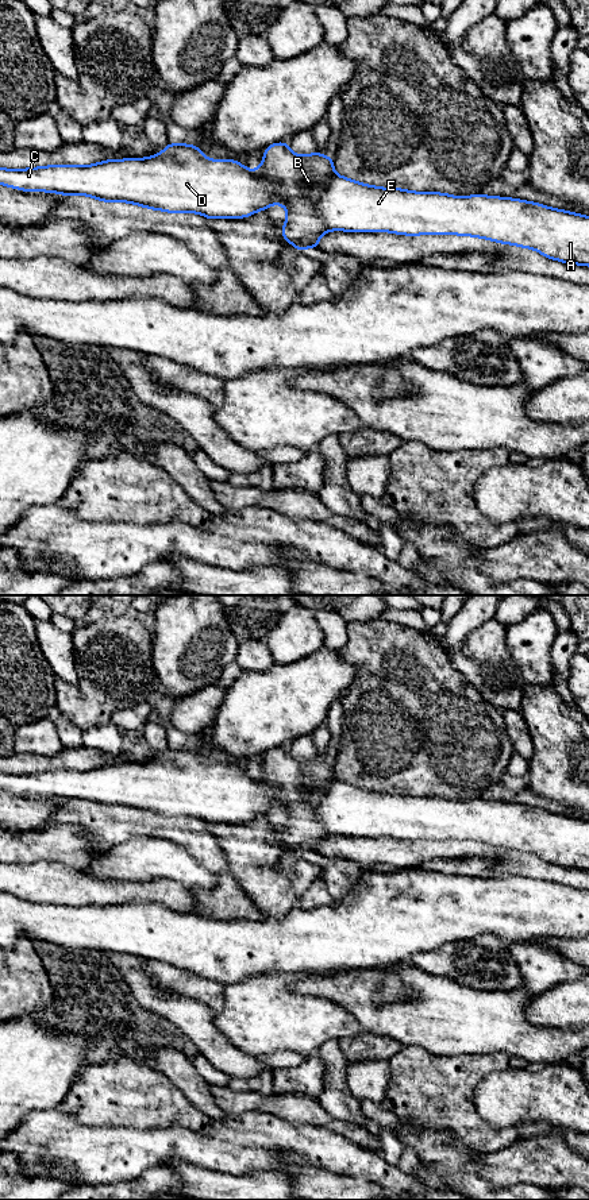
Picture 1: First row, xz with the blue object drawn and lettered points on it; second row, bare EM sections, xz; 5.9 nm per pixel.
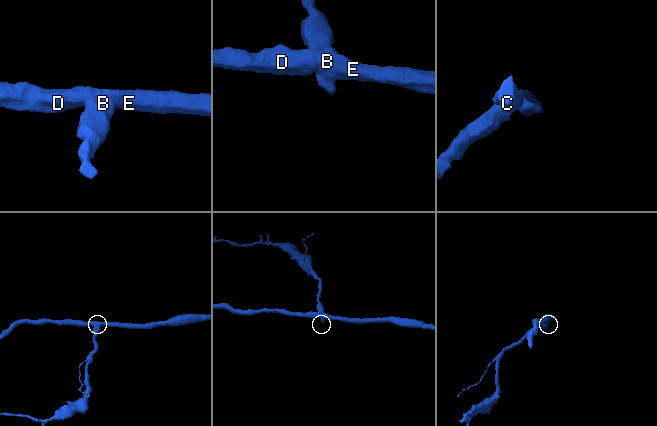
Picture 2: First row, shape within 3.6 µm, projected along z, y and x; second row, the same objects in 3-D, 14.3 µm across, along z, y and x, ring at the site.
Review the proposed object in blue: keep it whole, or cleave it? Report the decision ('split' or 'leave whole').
split

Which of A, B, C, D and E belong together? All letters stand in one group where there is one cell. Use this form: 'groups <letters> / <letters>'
groups A C D E / B

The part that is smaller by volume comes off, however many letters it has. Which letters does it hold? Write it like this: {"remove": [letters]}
{"remove": ["B"]}

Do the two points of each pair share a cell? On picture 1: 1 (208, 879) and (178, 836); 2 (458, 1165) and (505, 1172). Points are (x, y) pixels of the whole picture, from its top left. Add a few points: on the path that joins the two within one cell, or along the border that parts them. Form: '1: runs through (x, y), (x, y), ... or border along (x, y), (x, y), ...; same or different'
1: border along (169, 841), (185, 849), (200, 864), (219, 875); different
2: border along (480, 1154), (480, 1175), (492, 1185); different

